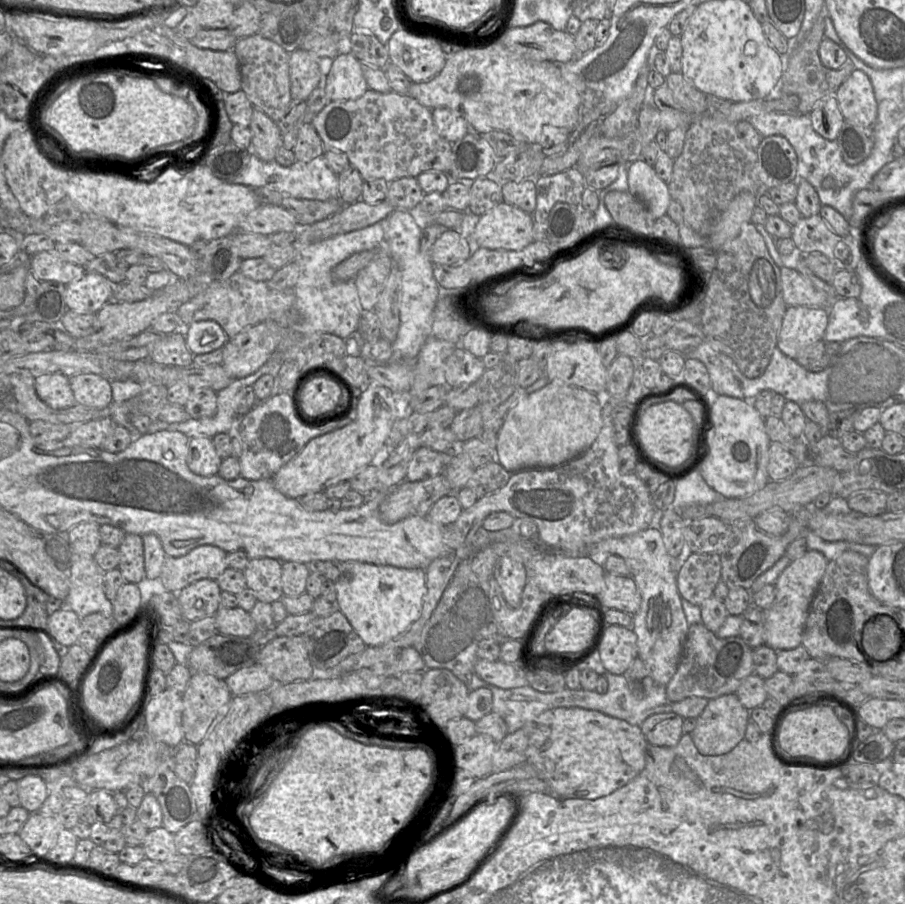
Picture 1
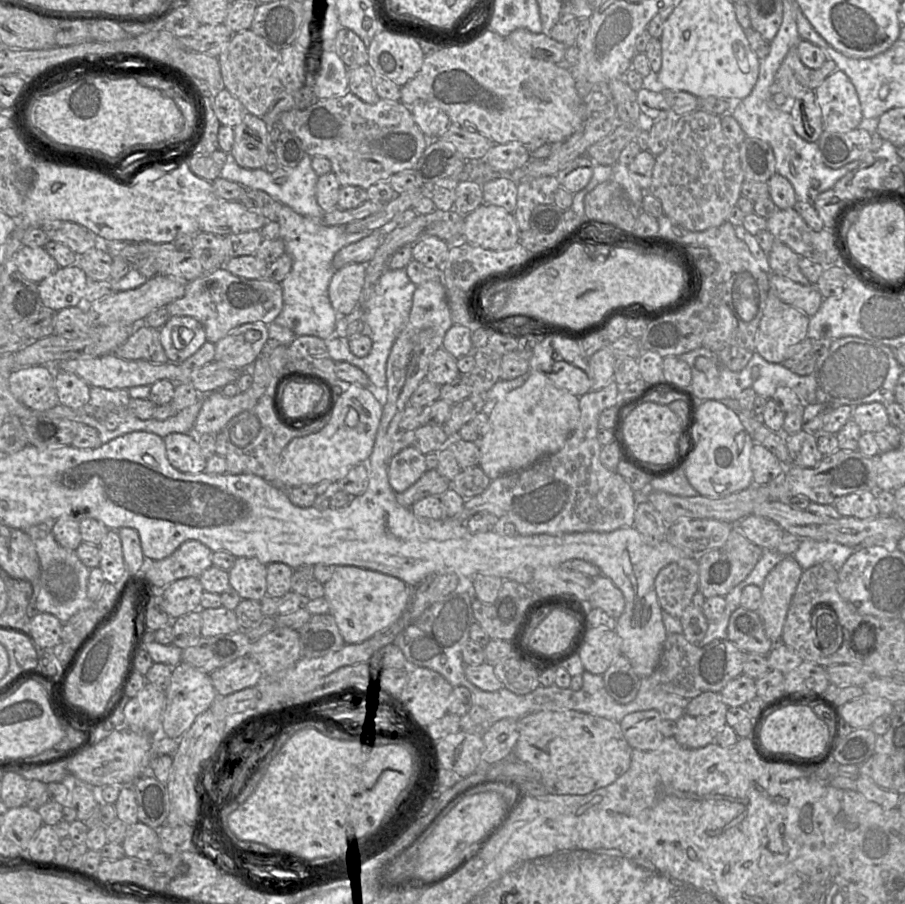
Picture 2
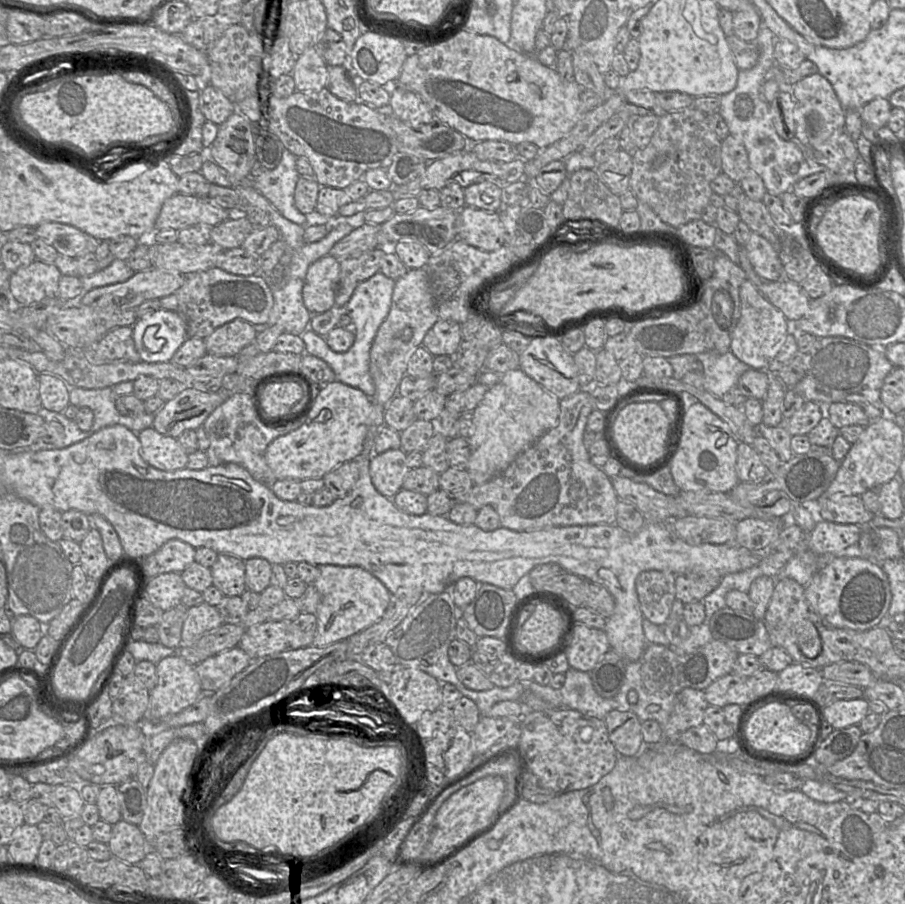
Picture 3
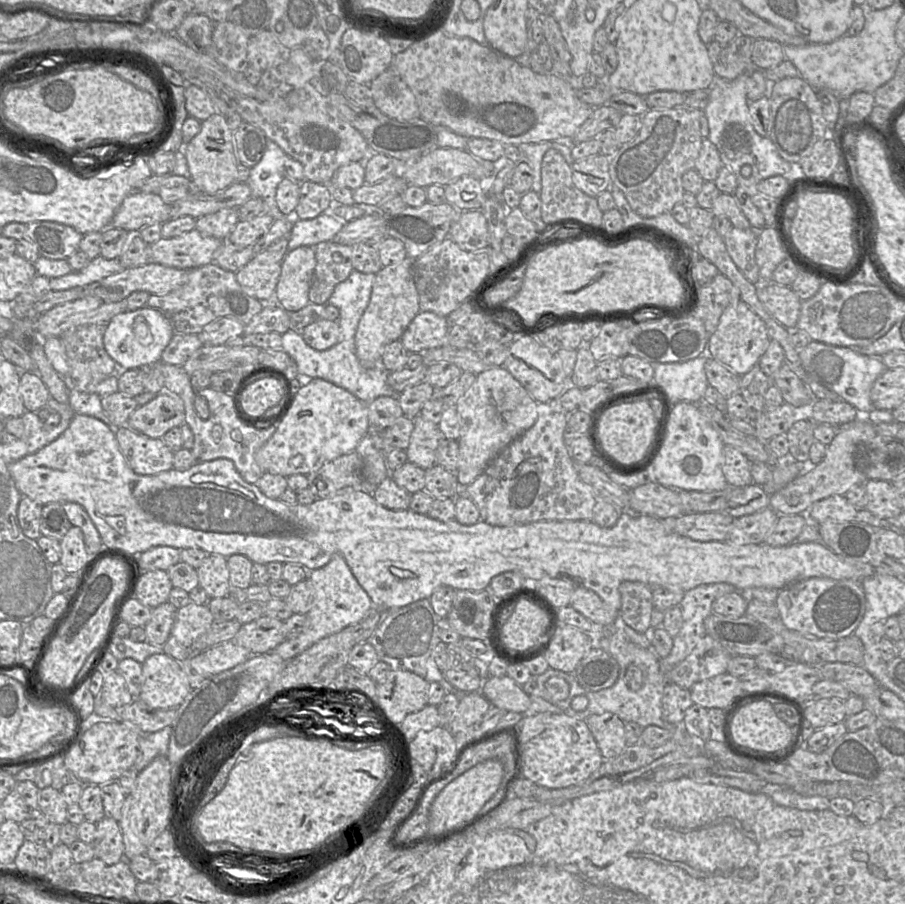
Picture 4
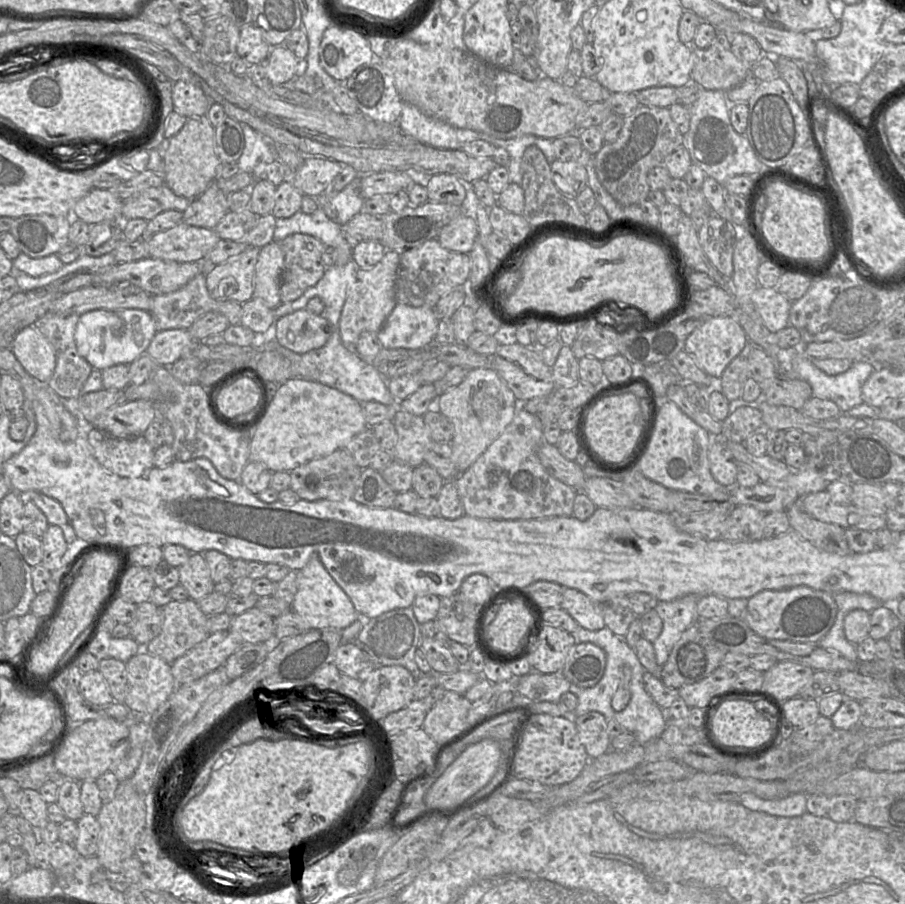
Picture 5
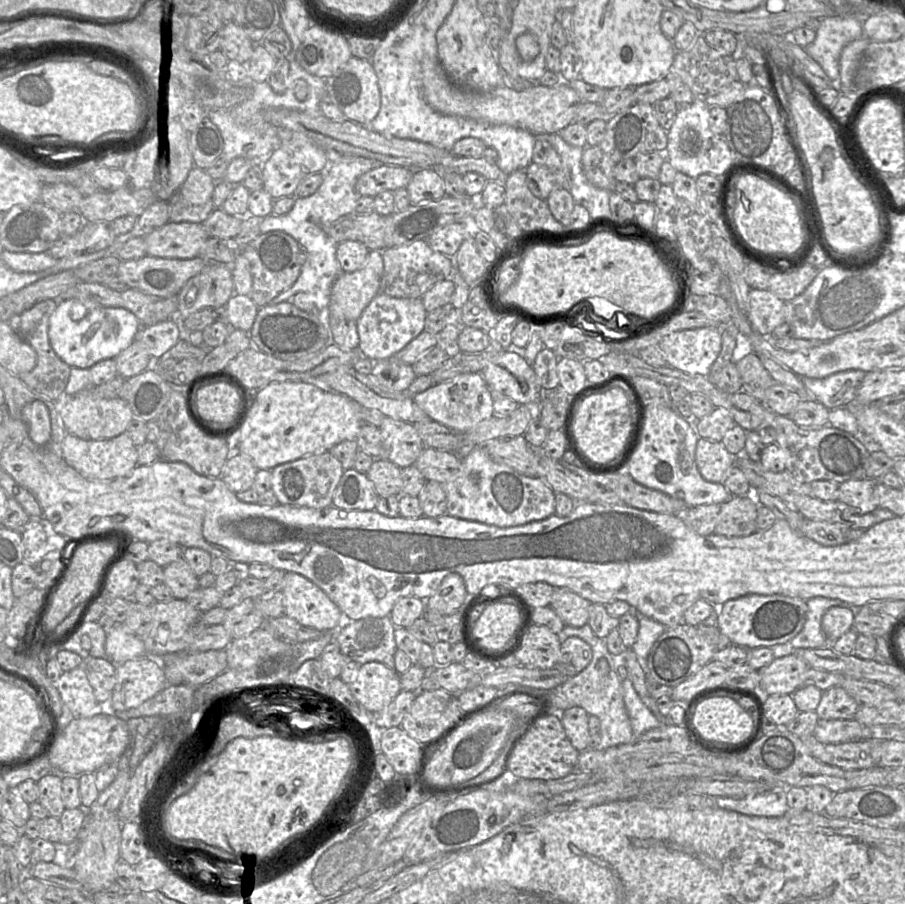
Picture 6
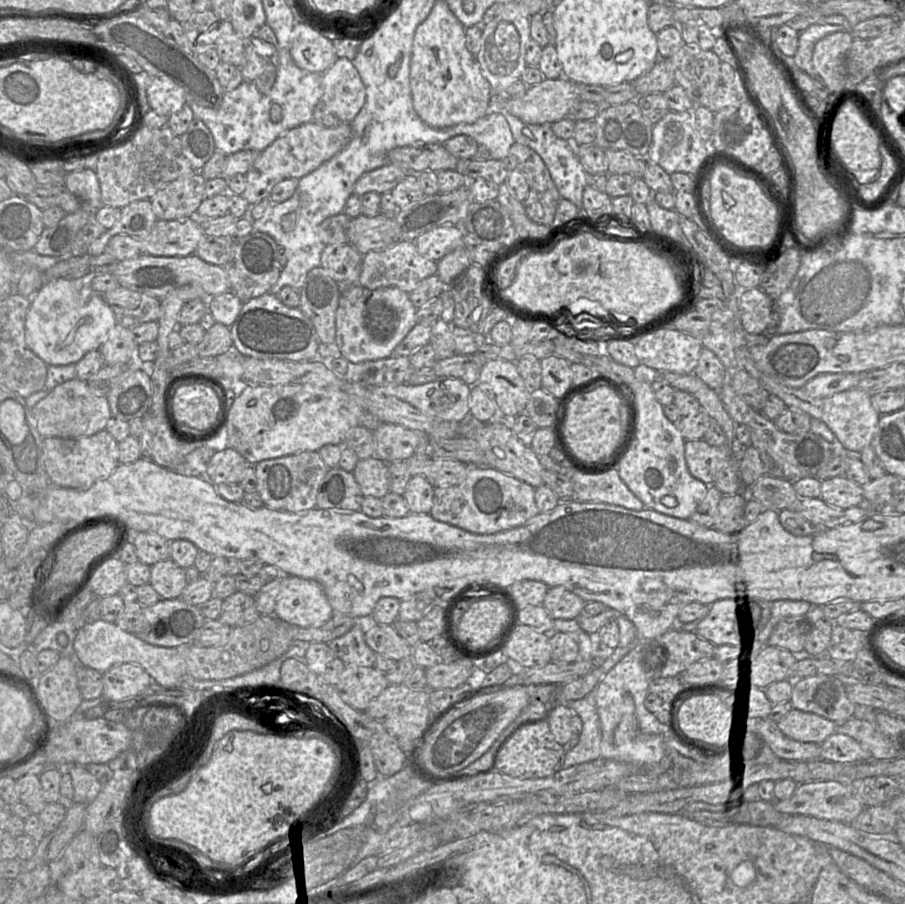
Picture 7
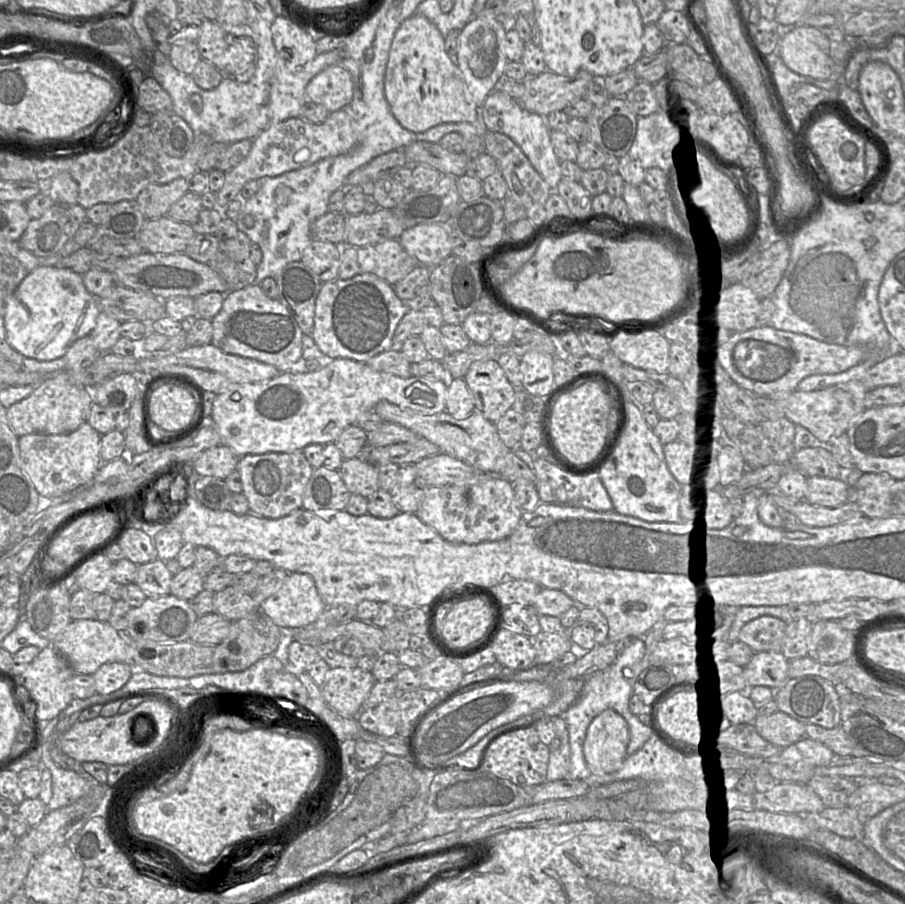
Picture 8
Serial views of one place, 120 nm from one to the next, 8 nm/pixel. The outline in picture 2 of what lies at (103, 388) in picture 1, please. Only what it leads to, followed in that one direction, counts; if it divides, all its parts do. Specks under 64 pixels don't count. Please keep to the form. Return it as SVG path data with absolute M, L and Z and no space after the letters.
M56 372L55 387L60 405L72 409L80 409L88 405L91 386L75 374Z

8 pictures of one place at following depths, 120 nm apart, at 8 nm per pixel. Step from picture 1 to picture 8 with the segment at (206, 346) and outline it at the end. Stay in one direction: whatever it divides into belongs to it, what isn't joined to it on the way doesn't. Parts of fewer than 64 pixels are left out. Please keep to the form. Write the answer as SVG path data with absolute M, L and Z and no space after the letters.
M38 266L5 300L4 327L9 345L25 358L63 358L76 340L89 336L102 312L98 298L88 292L83 277L70 269Z

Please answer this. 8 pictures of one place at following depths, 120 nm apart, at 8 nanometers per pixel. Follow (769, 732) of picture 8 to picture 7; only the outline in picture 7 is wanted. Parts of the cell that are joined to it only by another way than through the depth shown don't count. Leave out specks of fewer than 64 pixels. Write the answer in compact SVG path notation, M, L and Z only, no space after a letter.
M791 709L777 722L779 730L788 738L821 744L834 734L837 724L813 713Z

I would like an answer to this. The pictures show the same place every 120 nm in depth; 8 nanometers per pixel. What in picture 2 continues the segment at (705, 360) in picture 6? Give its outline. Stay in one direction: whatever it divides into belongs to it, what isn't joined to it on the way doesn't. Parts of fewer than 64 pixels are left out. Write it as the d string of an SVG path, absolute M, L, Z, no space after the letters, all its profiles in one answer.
M770 290L763 316L754 337L755 352L770 363L782 363L792 355L792 349L807 339L810 317L779 300Z

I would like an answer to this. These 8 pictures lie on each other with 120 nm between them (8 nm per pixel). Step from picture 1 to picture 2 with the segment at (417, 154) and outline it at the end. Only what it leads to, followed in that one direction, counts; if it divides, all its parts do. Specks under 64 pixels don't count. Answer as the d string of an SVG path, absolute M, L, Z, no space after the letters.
M353 93L332 98L314 98L314 103L306 108L293 108L279 117L279 124L295 135L302 143L307 155L323 156L331 162L333 172L341 186L359 186L367 189L380 180L406 171L415 170L430 139L416 124L411 110L401 101L379 100L369 104Z

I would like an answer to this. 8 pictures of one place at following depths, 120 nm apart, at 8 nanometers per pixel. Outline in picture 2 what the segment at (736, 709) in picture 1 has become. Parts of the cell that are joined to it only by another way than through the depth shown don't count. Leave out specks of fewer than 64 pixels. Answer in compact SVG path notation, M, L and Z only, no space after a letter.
M719 692L701 693L689 700L684 713L676 720L674 738L689 749L714 743L716 735L726 725L727 710Z

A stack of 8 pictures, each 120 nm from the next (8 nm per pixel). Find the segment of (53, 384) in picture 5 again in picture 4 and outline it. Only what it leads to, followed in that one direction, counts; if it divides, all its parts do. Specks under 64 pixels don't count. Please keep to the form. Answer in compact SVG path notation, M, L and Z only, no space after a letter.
M81 325L71 328L59 337L64 345L69 365L68 377L66 378L69 390L75 389L83 393L93 393L95 387L102 380L120 371L120 368L104 347L103 338L106 325Z

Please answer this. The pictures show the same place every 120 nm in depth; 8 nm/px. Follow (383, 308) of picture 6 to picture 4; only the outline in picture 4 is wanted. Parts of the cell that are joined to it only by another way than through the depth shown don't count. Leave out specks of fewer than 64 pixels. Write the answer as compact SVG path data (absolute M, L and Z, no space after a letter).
M421 310L406 328L399 341L411 352L424 352L447 345L446 317Z

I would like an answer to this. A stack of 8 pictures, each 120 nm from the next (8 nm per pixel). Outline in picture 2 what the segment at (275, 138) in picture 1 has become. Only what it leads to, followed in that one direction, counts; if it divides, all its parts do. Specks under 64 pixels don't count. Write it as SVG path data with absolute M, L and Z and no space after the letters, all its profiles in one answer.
M246 113L242 122L233 127L234 143L230 155L244 168L264 167L269 153L269 127L266 122Z

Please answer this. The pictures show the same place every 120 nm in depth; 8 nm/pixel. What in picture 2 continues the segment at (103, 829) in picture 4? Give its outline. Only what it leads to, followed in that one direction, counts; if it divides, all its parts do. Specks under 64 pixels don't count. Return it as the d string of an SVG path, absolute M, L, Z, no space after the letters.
M139 821L128 825L122 846L127 857L149 862L160 851L159 831Z

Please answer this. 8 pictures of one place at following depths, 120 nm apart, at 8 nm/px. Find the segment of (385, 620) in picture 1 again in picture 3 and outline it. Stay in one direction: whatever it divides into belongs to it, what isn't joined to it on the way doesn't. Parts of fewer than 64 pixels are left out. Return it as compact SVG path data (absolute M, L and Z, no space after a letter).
M320 565L318 576L312 584L319 593L319 605L315 613L316 634L310 646L328 646L374 625L383 617L391 600L386 586L357 566Z

